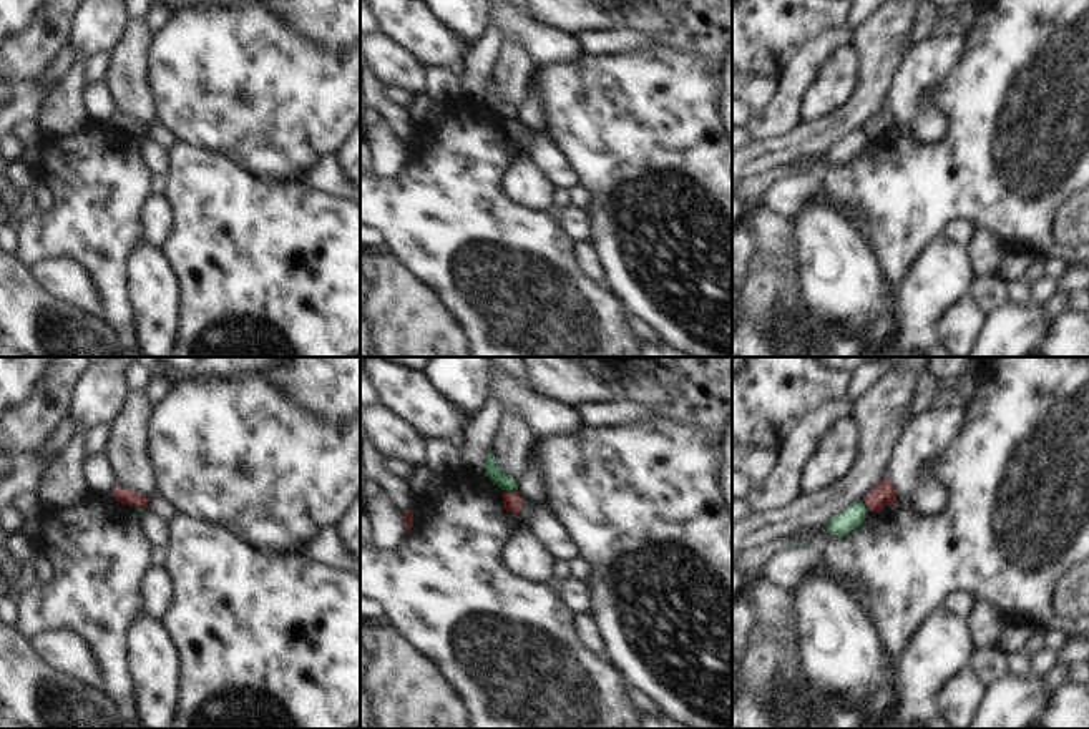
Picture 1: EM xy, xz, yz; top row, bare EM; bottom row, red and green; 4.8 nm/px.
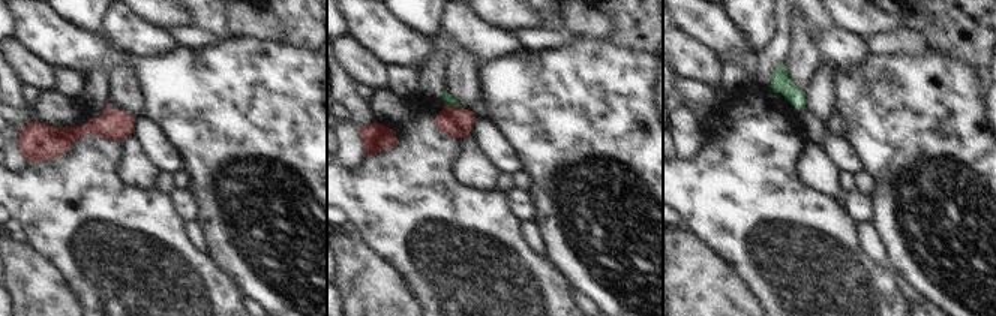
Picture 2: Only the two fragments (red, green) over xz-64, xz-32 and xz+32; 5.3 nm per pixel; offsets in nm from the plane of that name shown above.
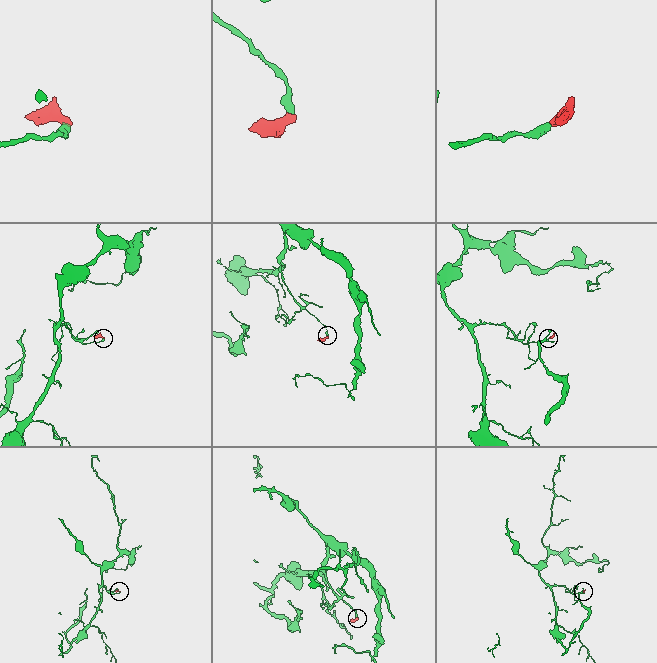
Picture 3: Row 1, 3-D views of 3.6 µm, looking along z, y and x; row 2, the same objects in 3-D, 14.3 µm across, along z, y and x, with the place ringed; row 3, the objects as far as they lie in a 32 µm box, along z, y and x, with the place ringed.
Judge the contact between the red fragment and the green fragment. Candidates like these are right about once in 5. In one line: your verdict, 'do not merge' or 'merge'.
do not merge

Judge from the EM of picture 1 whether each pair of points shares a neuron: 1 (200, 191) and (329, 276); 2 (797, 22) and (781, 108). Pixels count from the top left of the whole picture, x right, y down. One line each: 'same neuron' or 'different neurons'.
1: same neuron
2: different neurons

